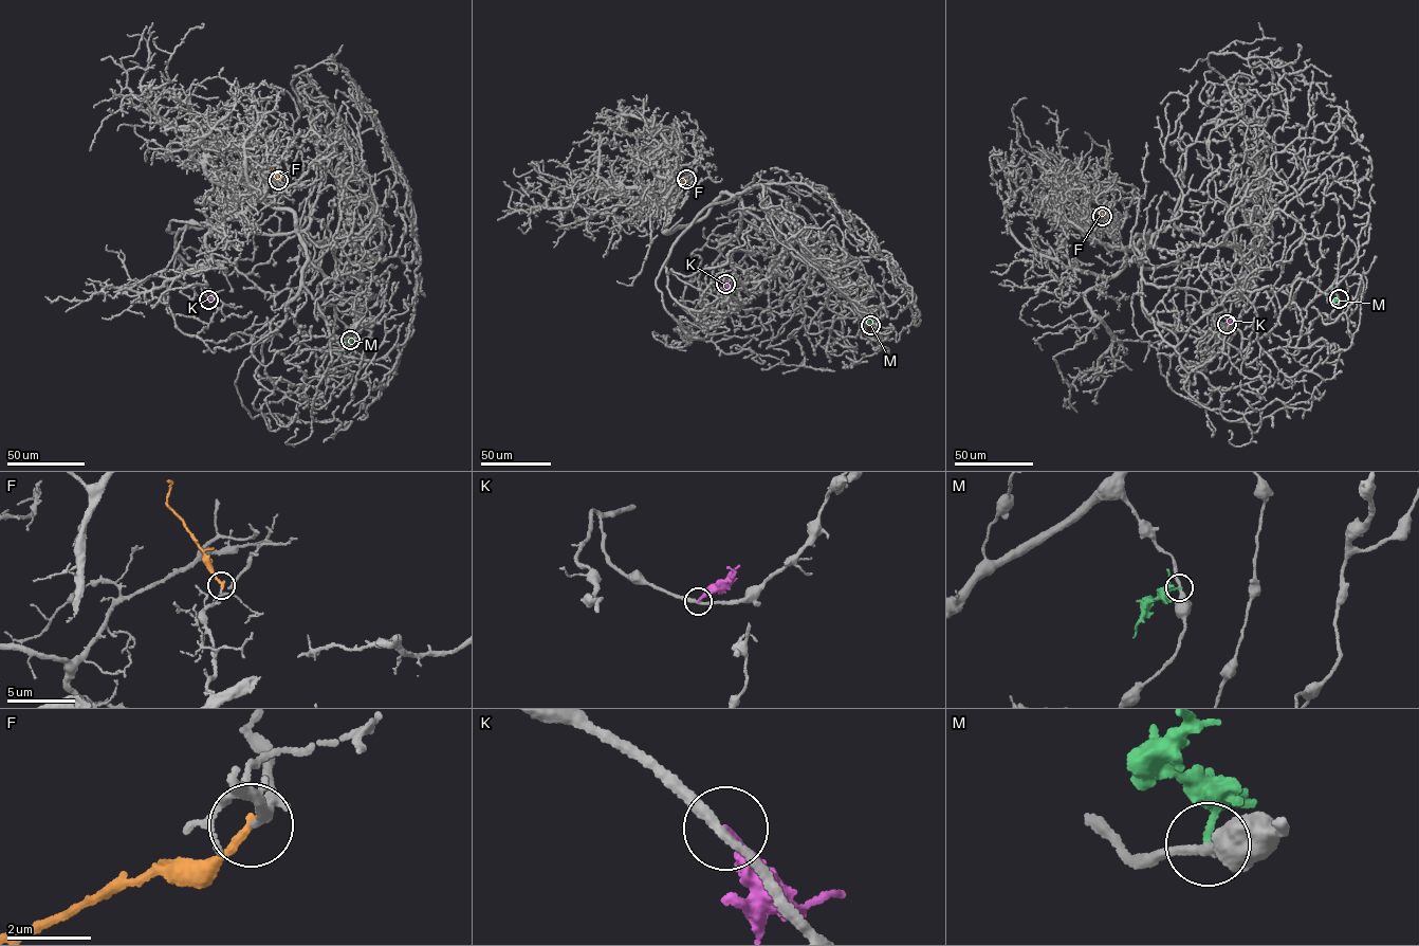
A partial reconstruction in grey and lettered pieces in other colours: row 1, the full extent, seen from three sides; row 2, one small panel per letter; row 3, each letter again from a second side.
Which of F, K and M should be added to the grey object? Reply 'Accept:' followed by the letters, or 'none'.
Accept: F

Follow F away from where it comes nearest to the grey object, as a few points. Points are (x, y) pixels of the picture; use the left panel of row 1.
F: (279, 180), (273, 167)

